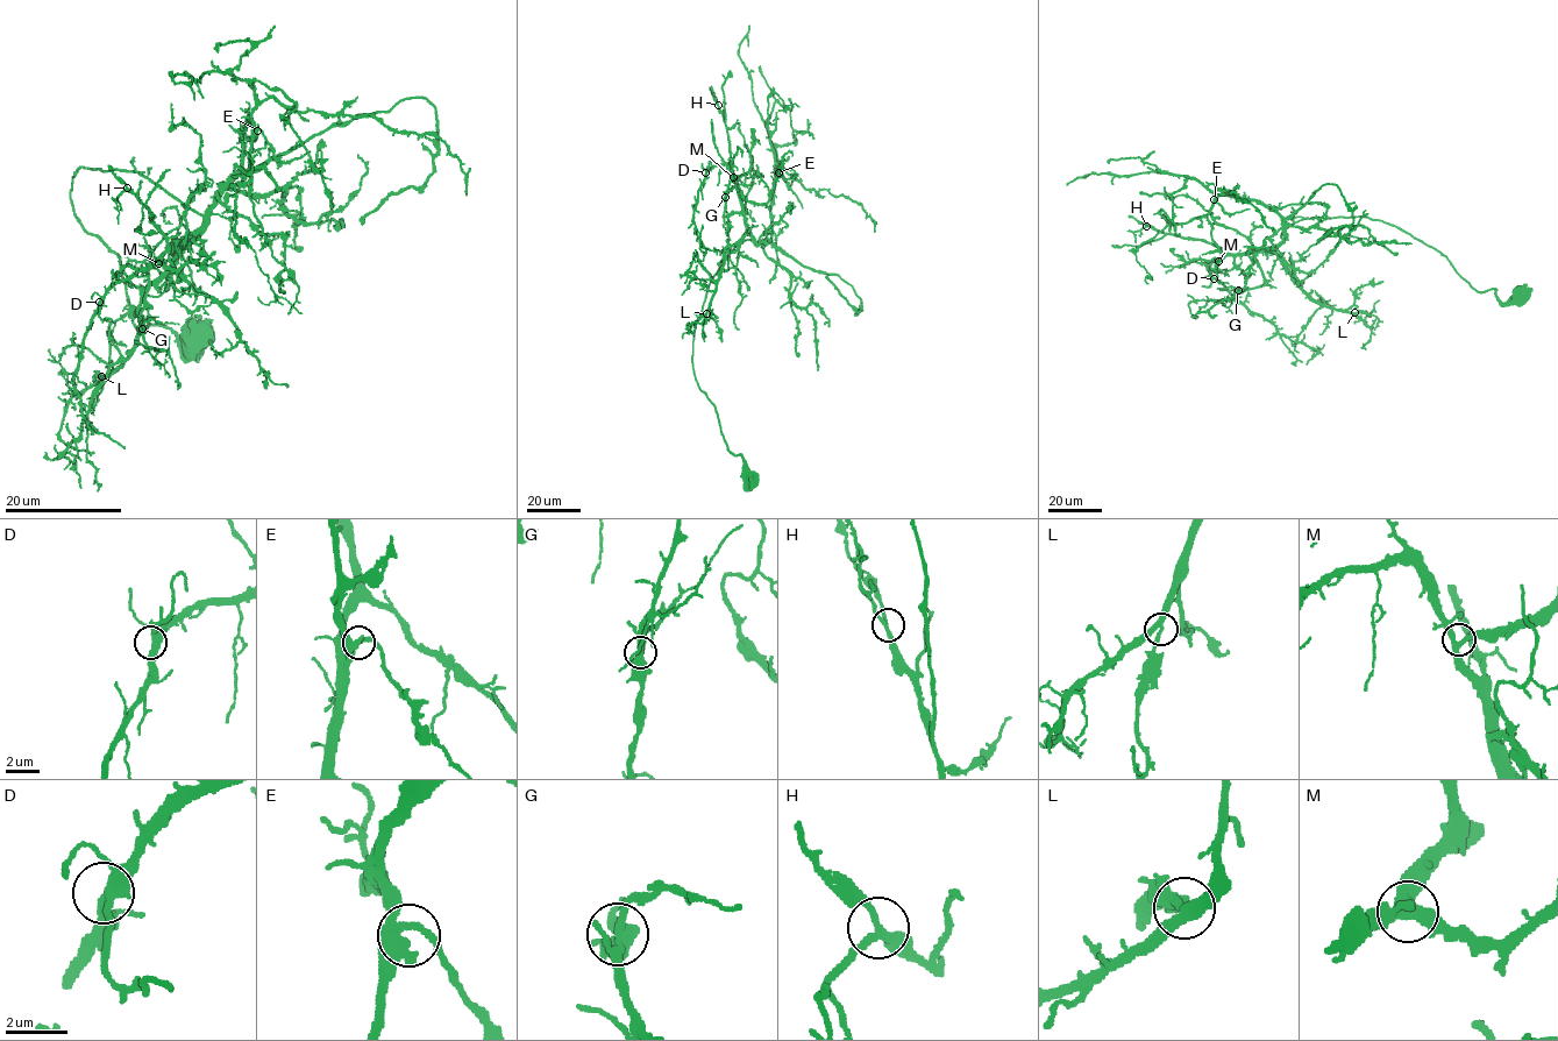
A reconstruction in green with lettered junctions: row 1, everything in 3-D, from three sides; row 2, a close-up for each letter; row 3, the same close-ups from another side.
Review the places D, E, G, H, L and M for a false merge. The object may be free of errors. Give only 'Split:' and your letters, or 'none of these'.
Split: none of these

